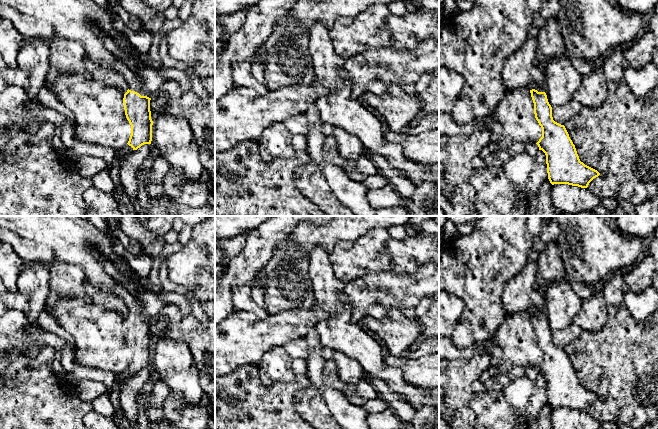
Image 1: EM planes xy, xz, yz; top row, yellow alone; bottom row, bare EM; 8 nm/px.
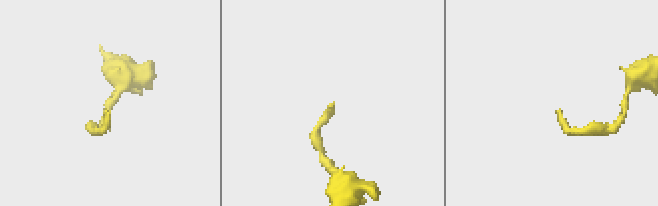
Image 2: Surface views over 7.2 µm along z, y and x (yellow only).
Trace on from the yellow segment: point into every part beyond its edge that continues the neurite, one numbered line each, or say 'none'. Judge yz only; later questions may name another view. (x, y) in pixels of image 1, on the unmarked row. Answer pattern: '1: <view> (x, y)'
1: yz (520, 295)

